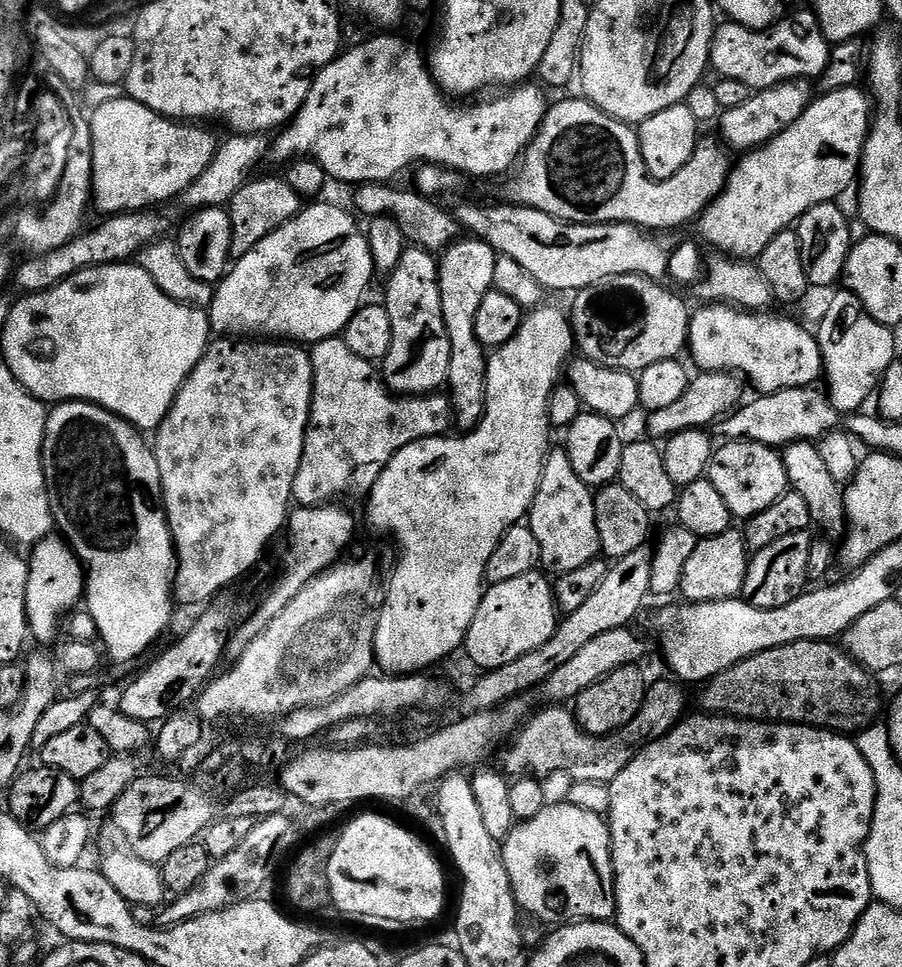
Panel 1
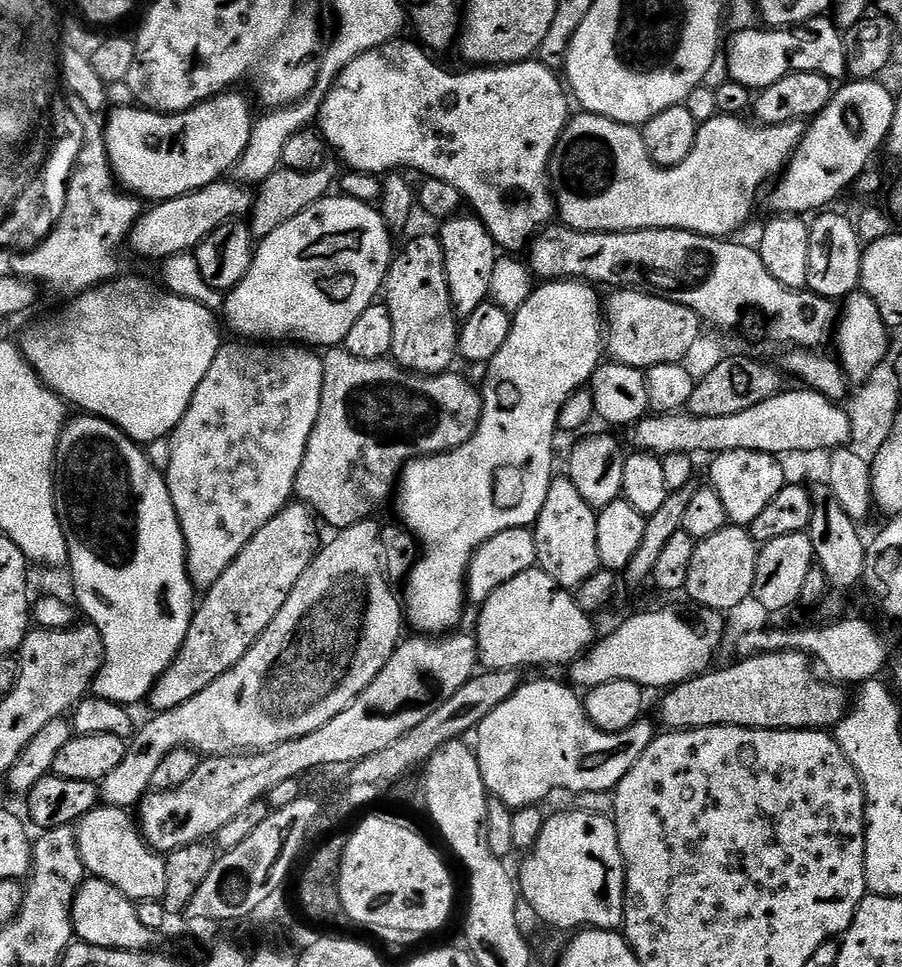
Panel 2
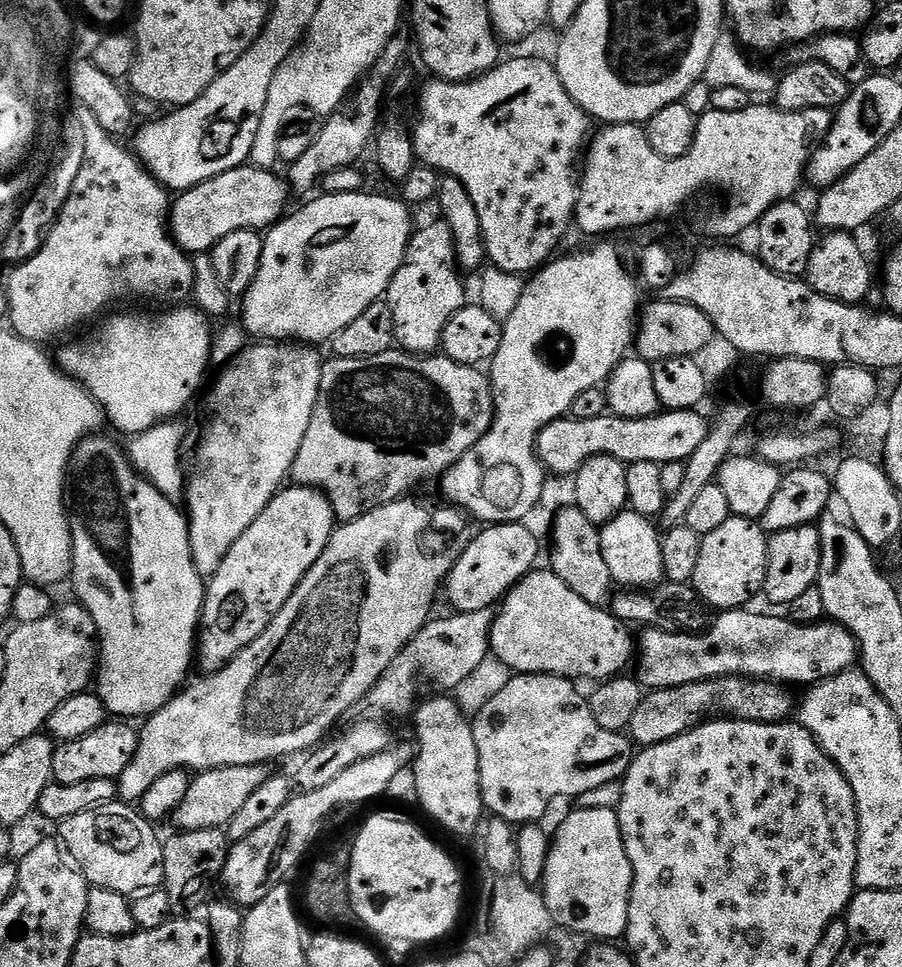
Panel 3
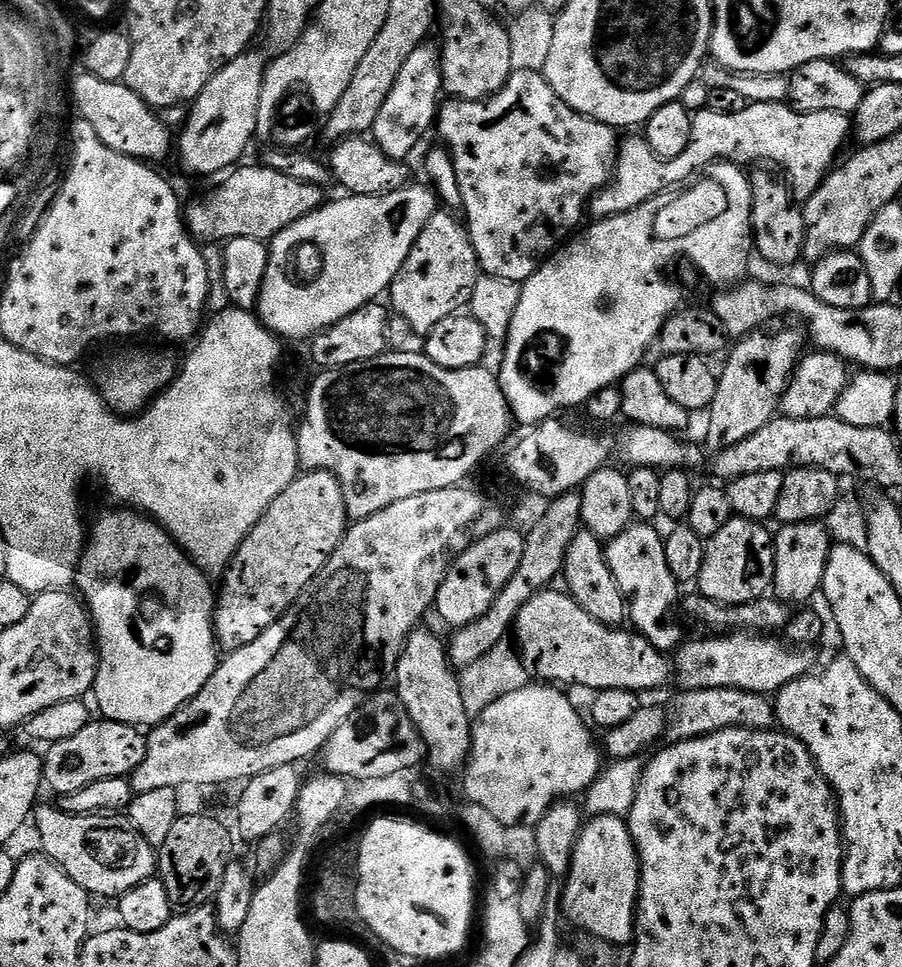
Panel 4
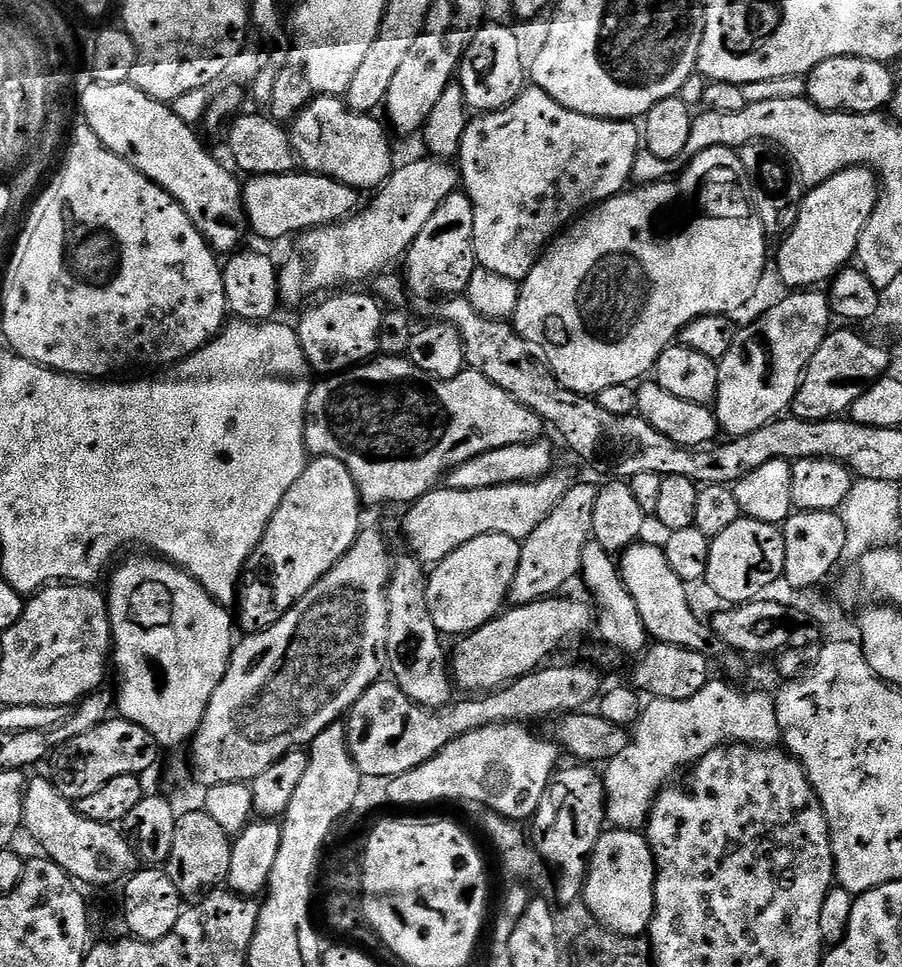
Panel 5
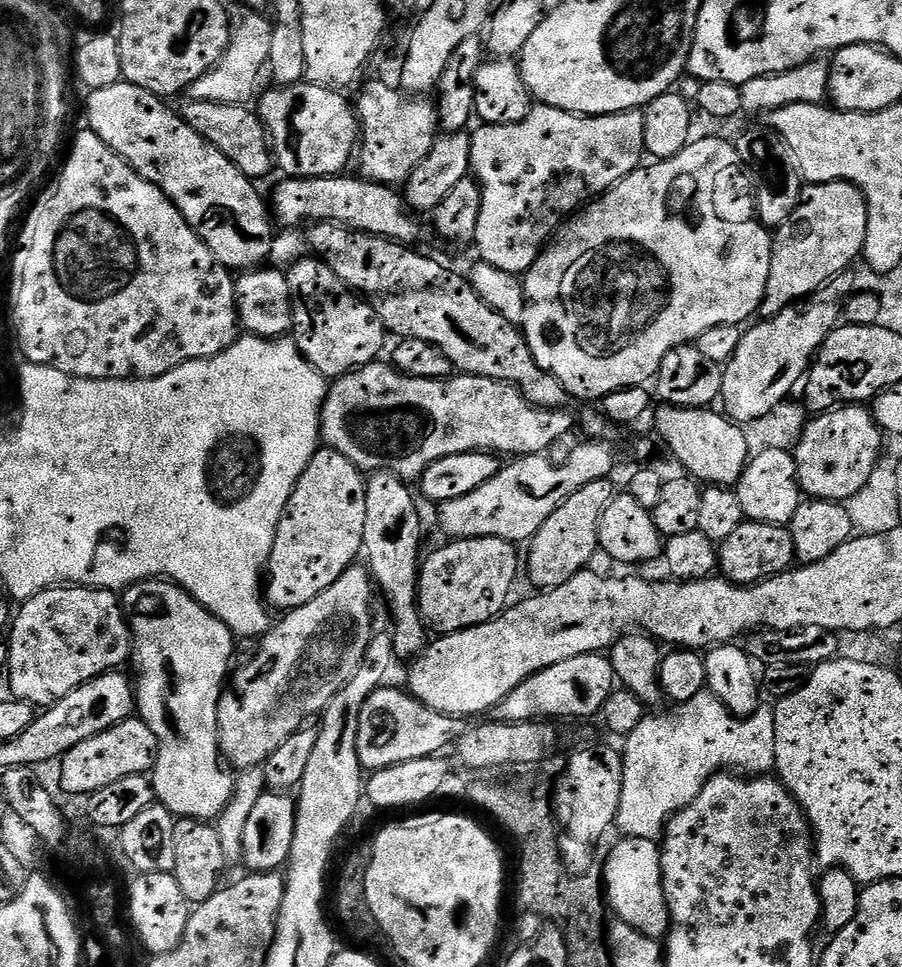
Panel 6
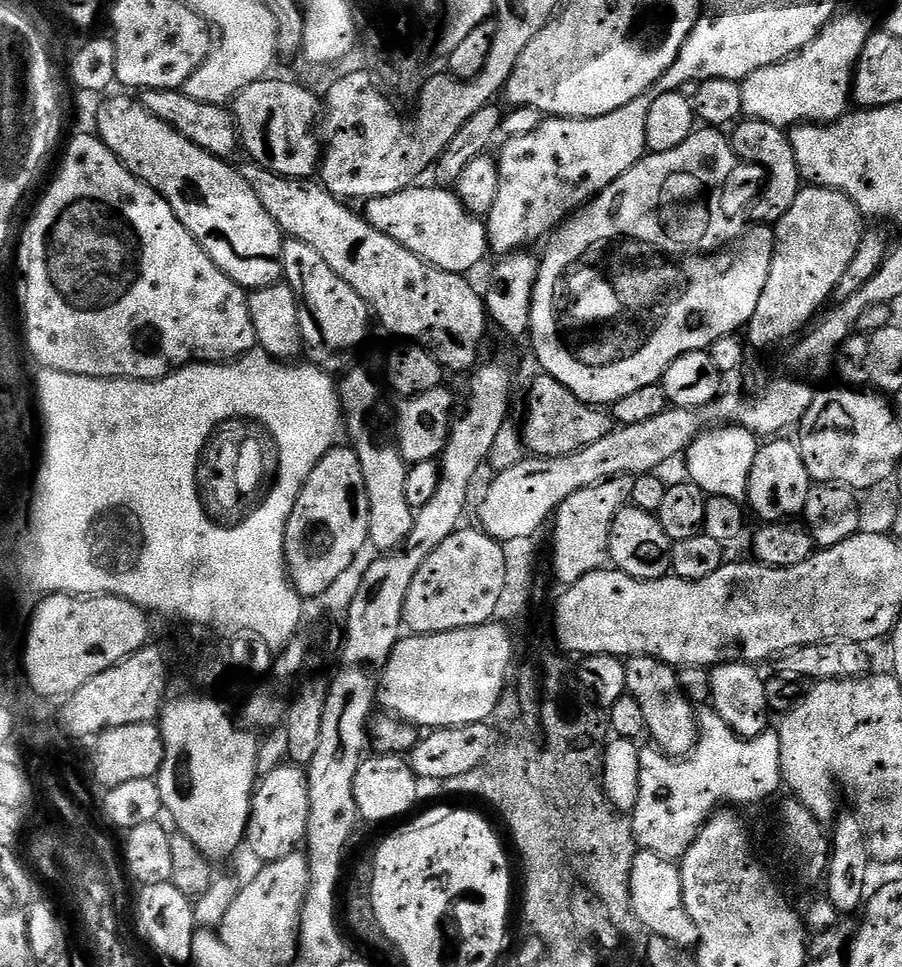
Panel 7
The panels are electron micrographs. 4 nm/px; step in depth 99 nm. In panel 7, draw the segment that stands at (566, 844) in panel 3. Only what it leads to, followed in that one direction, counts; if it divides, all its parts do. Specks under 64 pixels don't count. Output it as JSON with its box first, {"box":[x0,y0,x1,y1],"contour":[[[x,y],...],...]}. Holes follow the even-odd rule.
{"box":[630,851,698,950],"contour":[[[637,851],[630,874],[630,894],[632,909],[654,936],[666,938],[685,950],[695,949],[698,932],[694,922],[690,922],[682,902],[682,882],[679,867],[673,861],[662,858],[653,852]]]}

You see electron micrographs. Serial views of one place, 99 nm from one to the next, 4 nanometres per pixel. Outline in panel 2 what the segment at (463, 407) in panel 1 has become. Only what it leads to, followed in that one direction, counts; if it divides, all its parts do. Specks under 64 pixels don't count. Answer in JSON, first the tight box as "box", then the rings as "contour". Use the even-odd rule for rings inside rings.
{"box":[438,214,498,316],"contour":[[[457,214],[439,225],[438,235],[446,264],[446,282],[450,302],[457,315],[469,316],[482,306],[491,294],[491,278],[498,259],[498,249],[488,227],[475,214]]]}

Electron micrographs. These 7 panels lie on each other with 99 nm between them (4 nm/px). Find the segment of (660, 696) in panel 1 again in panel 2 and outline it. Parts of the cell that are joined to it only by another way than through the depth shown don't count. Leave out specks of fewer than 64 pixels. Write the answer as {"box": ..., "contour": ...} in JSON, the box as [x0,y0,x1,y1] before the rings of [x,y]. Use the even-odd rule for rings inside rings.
{"box":[474,680,658,809],"contour":[[[532,680],[521,683],[520,688],[506,702],[502,702],[474,730],[474,751],[482,770],[484,785],[495,799],[510,809],[539,805],[555,788],[565,788],[571,794],[582,792],[612,792],[616,785],[642,758],[645,750],[658,735],[658,728],[648,718],[635,720],[626,730],[603,732],[590,722],[584,709],[583,699],[575,687],[556,680]]]}

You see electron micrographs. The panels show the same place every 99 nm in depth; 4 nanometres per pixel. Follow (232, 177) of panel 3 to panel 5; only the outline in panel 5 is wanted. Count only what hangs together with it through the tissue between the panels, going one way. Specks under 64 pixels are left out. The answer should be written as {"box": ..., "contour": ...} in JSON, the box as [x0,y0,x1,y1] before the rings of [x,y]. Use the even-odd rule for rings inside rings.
{"box":[242,170,361,240],"contour":[[[297,170],[281,176],[253,176],[242,184],[244,210],[248,213],[248,226],[264,240],[280,240],[283,236],[295,237],[314,228],[325,228],[328,224],[338,224],[348,219],[361,207],[361,193],[329,176],[317,176],[310,172]]]}

